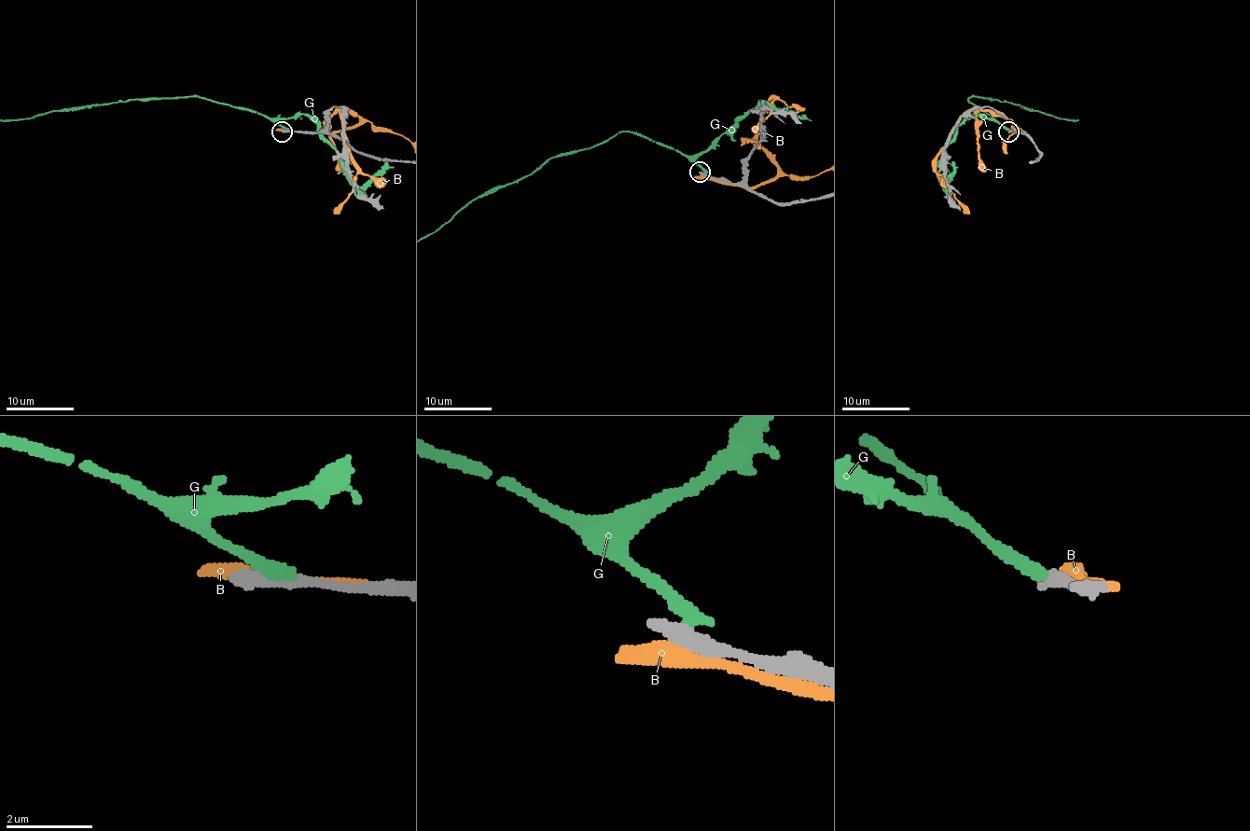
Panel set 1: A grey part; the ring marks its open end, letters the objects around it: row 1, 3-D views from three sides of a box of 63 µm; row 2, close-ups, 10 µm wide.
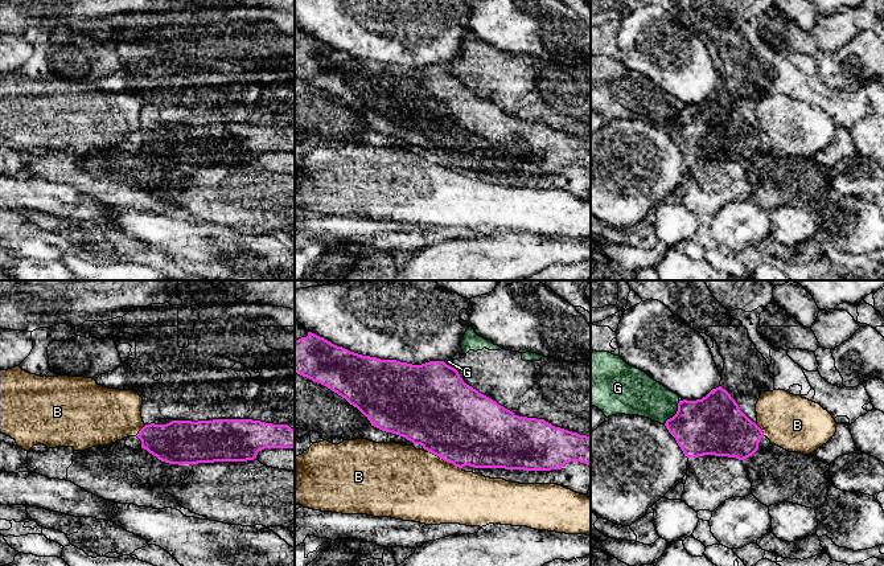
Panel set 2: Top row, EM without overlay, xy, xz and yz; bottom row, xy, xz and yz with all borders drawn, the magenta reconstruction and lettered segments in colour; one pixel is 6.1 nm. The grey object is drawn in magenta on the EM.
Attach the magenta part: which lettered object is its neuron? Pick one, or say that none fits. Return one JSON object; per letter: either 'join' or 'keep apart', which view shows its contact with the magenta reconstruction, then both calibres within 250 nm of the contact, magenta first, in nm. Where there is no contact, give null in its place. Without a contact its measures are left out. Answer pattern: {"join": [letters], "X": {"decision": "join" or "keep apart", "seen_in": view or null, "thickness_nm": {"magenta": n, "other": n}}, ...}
{"join": [], "B": {"decision": "keep apart", "seen_in": "xz", "thickness_nm": {"magenta": 460, "other": 440}}, "G": {"decision": "keep apart", "seen_in": "yz", "thickness_nm": {"magenta": 360, "other": 240}}}

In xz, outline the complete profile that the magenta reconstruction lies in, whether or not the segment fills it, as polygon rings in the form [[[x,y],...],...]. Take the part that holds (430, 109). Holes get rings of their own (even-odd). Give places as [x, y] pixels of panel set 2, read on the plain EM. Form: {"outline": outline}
{"outline": [[[295,22],[295,77],[345,102],[371,130],[420,148],[459,172],[551,175],[570,165],[591,171],[591,140],[555,131],[544,123],[515,119],[466,89],[444,65],[412,69],[362,60],[305,34]]]}

